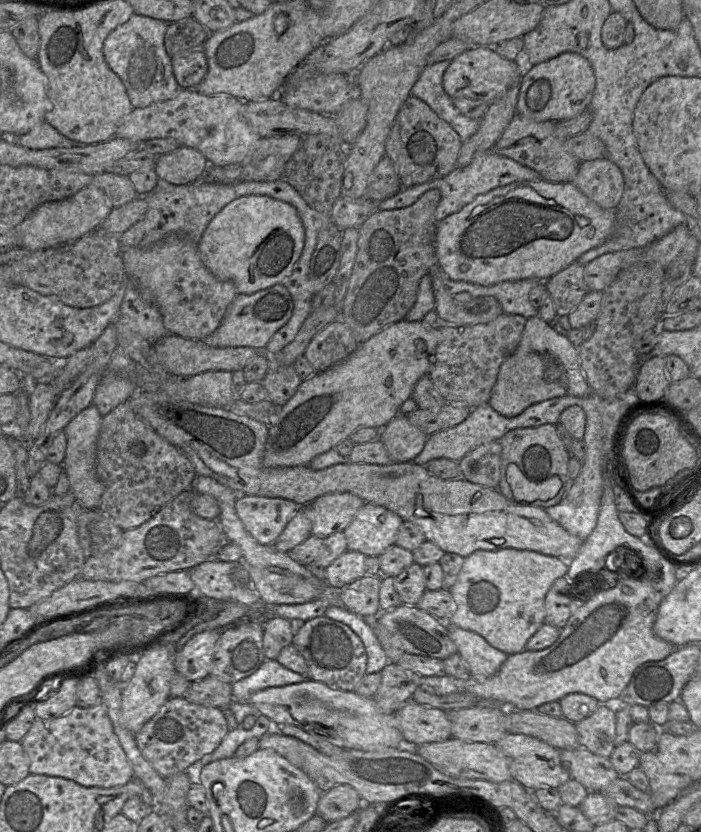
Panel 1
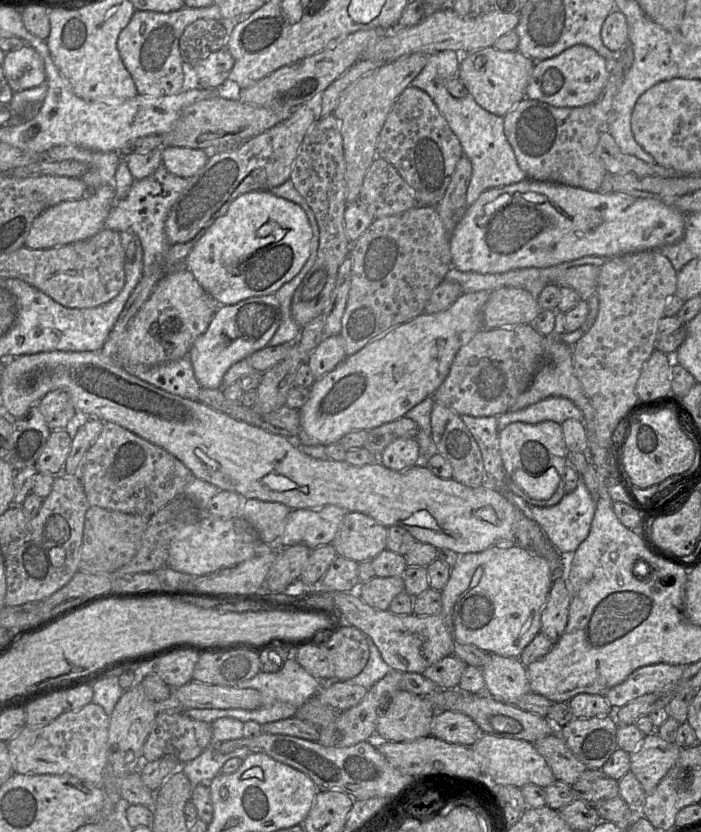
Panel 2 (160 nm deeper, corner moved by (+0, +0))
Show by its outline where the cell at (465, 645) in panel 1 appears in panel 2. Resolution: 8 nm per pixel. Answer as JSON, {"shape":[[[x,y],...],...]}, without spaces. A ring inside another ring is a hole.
{"shape":[[[487,654],[487,664],[482,668],[485,692],[507,704],[517,701],[531,692],[526,667],[519,658]]]}

